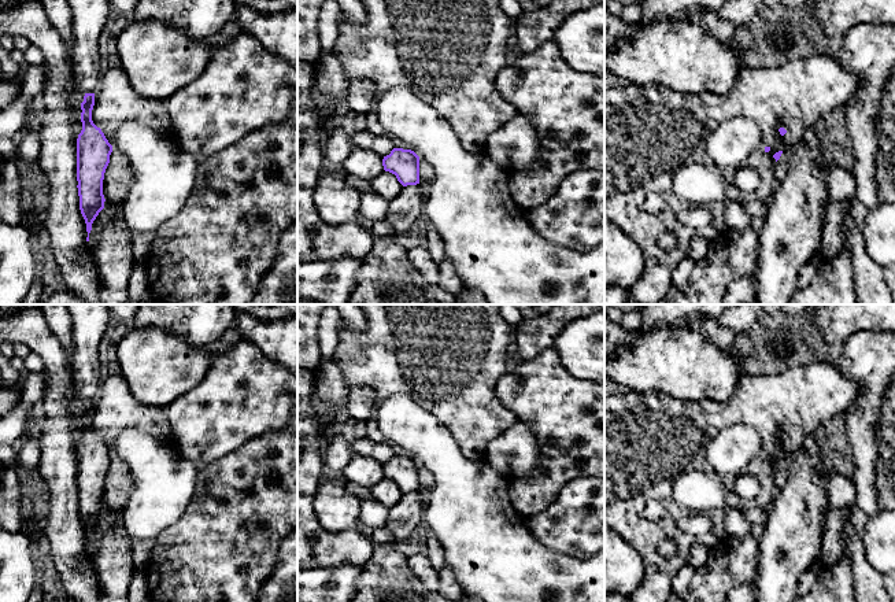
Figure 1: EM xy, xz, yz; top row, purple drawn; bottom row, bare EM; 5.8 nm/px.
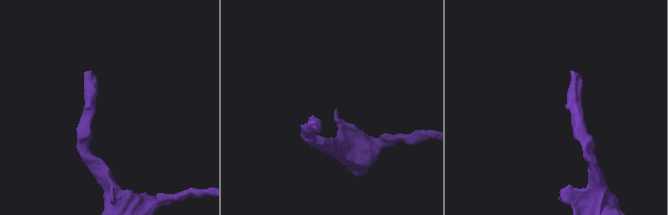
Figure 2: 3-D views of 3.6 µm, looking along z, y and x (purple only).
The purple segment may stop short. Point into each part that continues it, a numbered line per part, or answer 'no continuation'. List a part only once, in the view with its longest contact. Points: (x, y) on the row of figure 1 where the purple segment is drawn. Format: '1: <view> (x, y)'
1: xy (89, 17)

